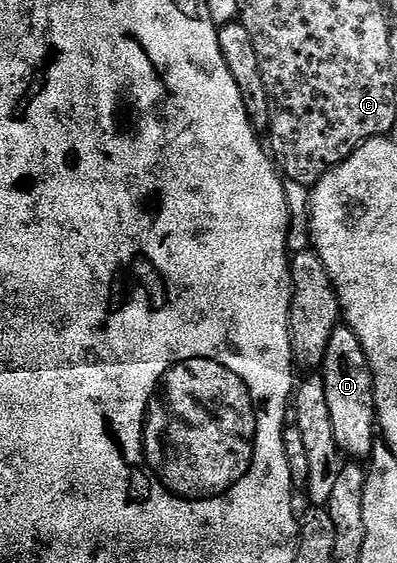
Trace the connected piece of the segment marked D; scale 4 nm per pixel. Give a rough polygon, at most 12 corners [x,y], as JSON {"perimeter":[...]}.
{"perimeter":[[341,326],[321,375],[340,453],[377,443],[375,383],[361,338]]}

